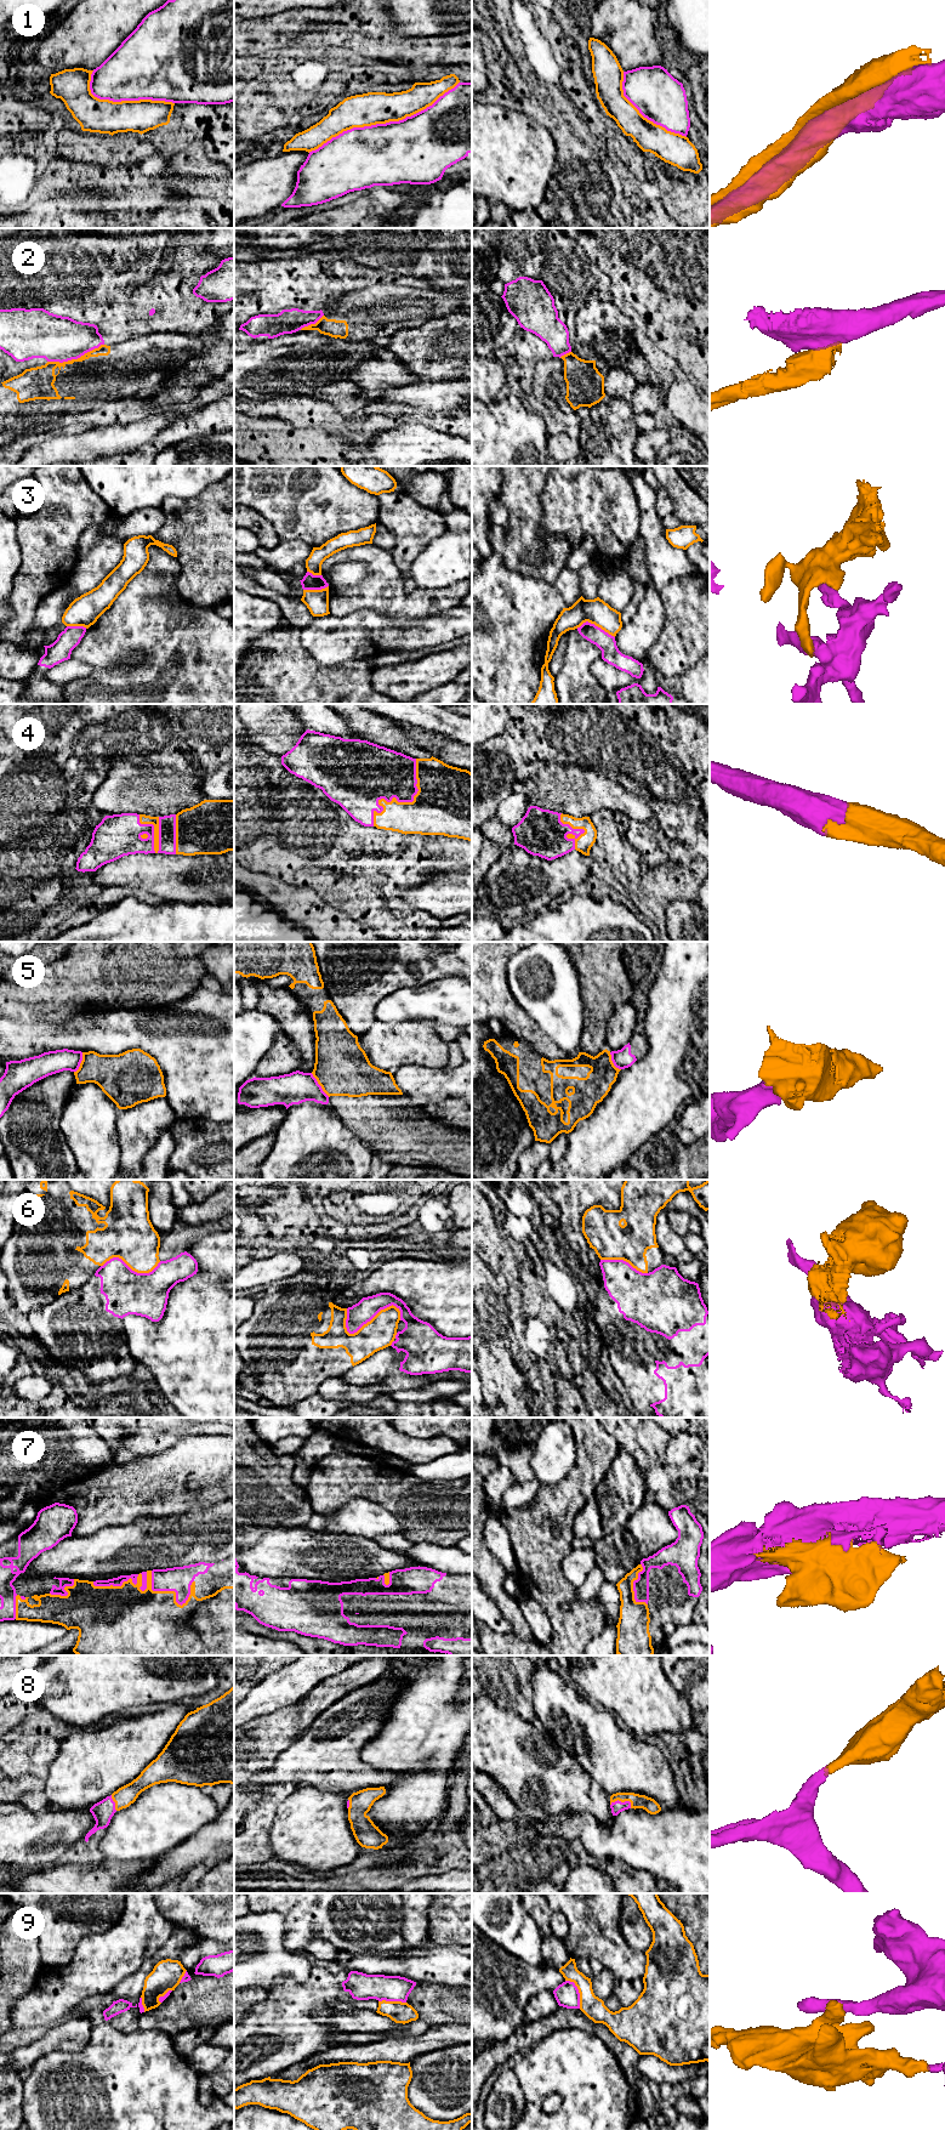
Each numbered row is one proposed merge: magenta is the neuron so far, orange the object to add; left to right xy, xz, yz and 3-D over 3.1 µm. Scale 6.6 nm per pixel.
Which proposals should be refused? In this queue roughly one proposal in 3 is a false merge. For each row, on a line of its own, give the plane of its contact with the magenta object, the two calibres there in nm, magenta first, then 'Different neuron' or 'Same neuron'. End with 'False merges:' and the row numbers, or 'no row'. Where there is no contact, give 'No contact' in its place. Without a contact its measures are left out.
1: Touches magenta in xz. Thickness 440 nm (magenta) against 220 nm. Different neuron
2: Touches magenta in xy. Thickness 300 nm (magenta) against 150 nm. Different neuron
3: Touches magenta in yz. Thickness 120 nm (magenta) against 170 nm. Different neuron
4: Touches magenta in xz. Thickness 360 nm (magenta) against 340 nm. Same neuron
5: Touches magenta in xz. Thickness 200 nm (magenta) against 360 nm. Different neuron
6: Touches magenta in xz. Thickness 150 nm (magenta) against 200 nm. Different neuron
7: Touches magenta in xy. Thickness 60 nm (magenta) against 440 nm. Same neuron
8: Touches magenta in yz. Thickness 80 nm (magenta) against 100 nm. Same neuron
9: Touches magenta in yz. Thickness 160 nm (magenta) against 150 nm. Different neuron
False merges: 1, 2, 3, 5, 6, 9

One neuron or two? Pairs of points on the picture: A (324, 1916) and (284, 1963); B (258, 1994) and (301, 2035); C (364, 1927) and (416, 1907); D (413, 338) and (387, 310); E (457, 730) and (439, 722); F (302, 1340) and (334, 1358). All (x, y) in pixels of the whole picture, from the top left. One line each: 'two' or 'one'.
A: two
B: two
C: two
D: two
E: one
F: one

